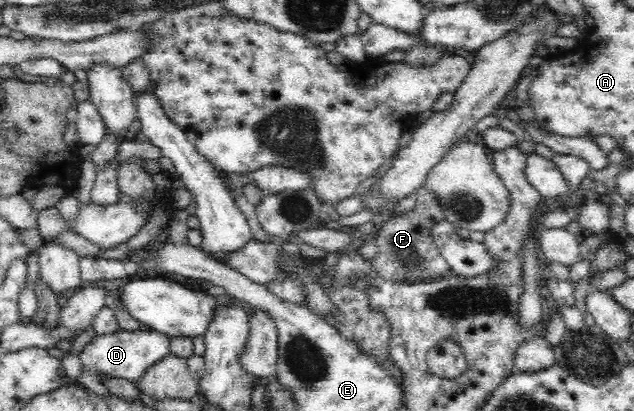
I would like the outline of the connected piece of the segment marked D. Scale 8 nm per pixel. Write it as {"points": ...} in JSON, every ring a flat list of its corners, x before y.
{"points":[[118,329,112,334,96,336,77,354,80,359,80,370,92,372,102,384,108,379,126,379,136,384,137,380,164,356,168,356,171,337,168,335,138,329,136,332,126,332]]}

